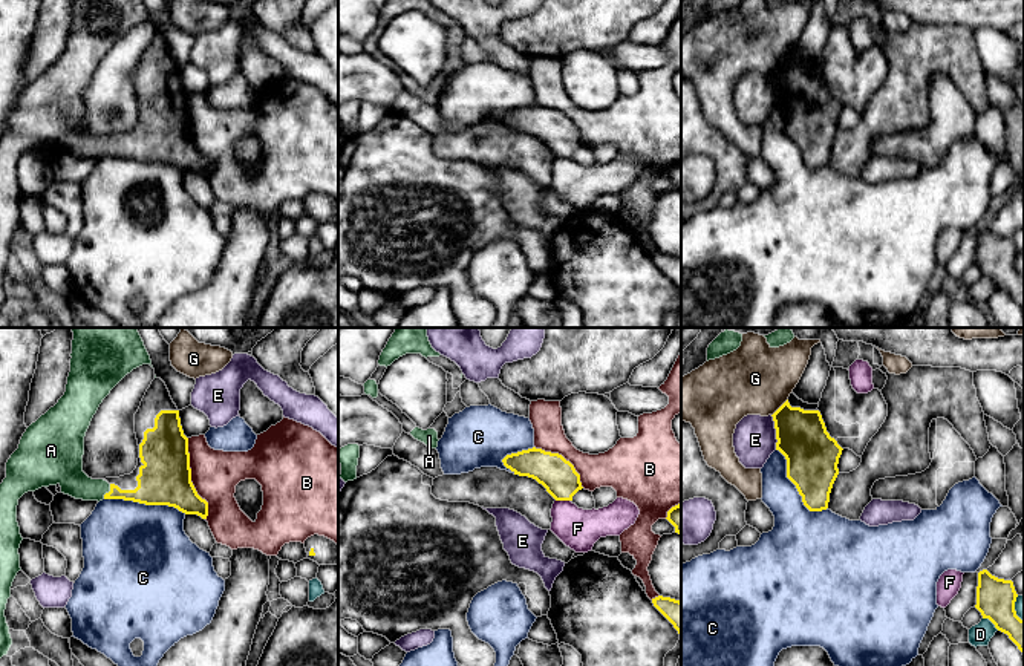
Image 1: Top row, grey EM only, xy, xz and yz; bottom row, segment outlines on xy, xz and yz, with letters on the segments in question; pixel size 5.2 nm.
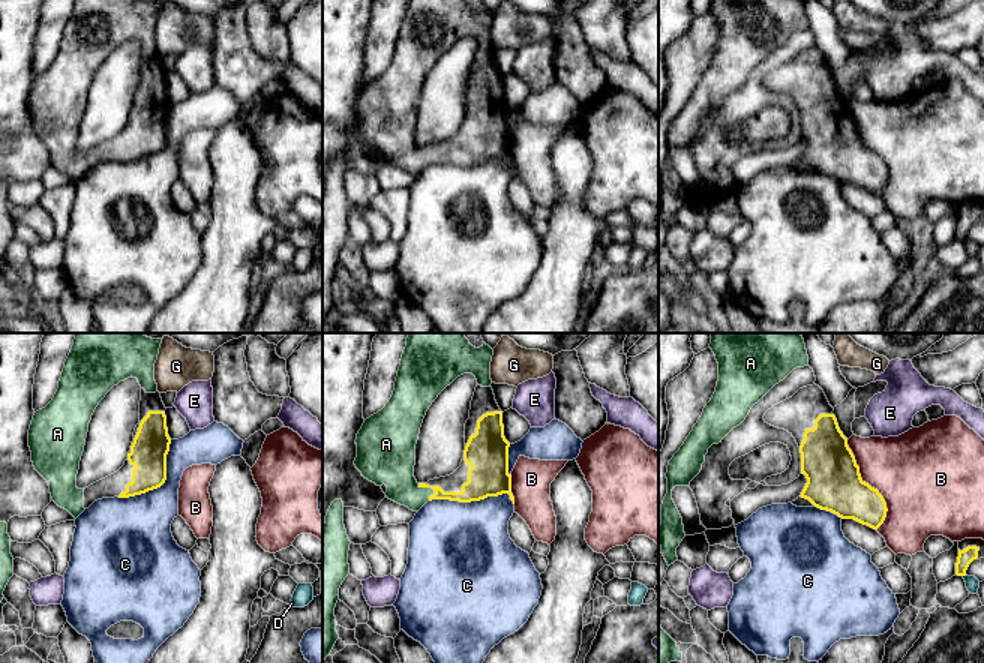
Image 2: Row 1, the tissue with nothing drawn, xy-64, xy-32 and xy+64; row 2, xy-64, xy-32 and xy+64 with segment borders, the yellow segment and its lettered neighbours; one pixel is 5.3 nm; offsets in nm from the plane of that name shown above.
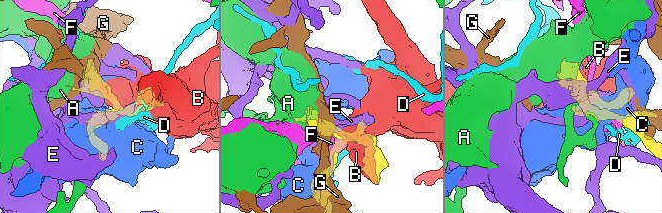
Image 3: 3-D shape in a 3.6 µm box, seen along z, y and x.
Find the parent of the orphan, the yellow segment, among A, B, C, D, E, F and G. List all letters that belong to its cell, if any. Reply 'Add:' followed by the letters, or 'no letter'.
Add: A

